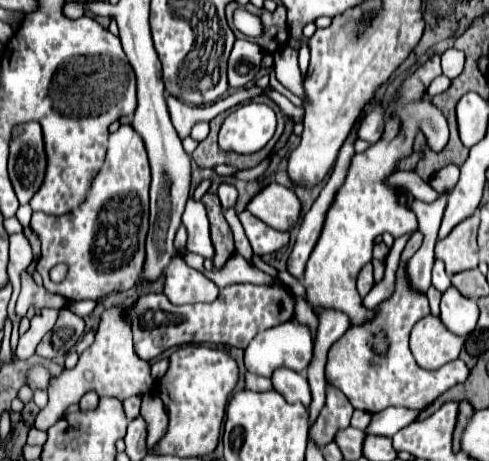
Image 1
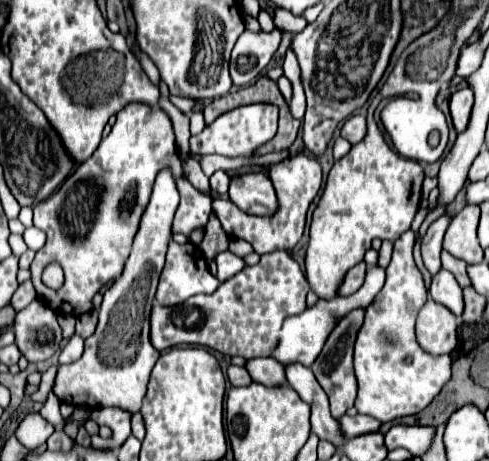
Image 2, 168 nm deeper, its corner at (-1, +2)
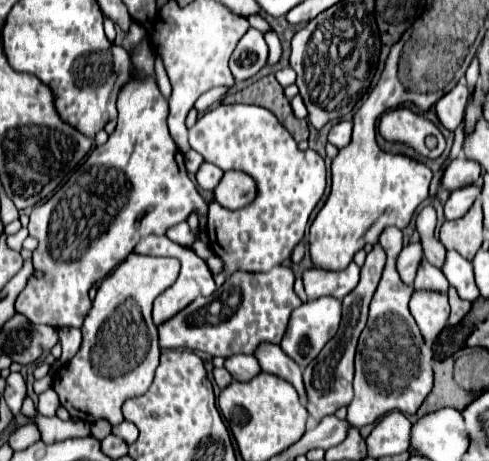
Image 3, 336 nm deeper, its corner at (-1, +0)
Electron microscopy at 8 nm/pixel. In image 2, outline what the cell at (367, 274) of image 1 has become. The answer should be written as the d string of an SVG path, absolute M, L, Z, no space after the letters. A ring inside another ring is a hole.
M359 262L357 266L353 266L347 272L347 276L345 276L345 280L343 280L341 288L339 288L339 296L351 296L363 286L363 282L365 282L365 268L367 268L367 264Z

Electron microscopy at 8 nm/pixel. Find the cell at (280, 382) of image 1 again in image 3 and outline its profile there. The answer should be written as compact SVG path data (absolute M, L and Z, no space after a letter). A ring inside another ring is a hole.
M237 354L231 358L225 358L225 370L229 370L233 380L241 380L241 382L255 378L255 374L261 372L257 360L247 354Z

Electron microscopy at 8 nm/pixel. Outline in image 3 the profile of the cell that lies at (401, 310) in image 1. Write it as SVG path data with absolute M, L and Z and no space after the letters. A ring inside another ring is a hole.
M387 226L379 234L379 244L387 252L387 264L383 278L373 294L367 328L361 332L357 356L355 356L355 380L353 402L347 406L347 422L361 428L373 424L385 414L399 410L403 414L415 414L433 386L433 350L425 346L425 340L407 308L413 288L405 286L395 270L397 254L403 248L403 234L395 226Z

